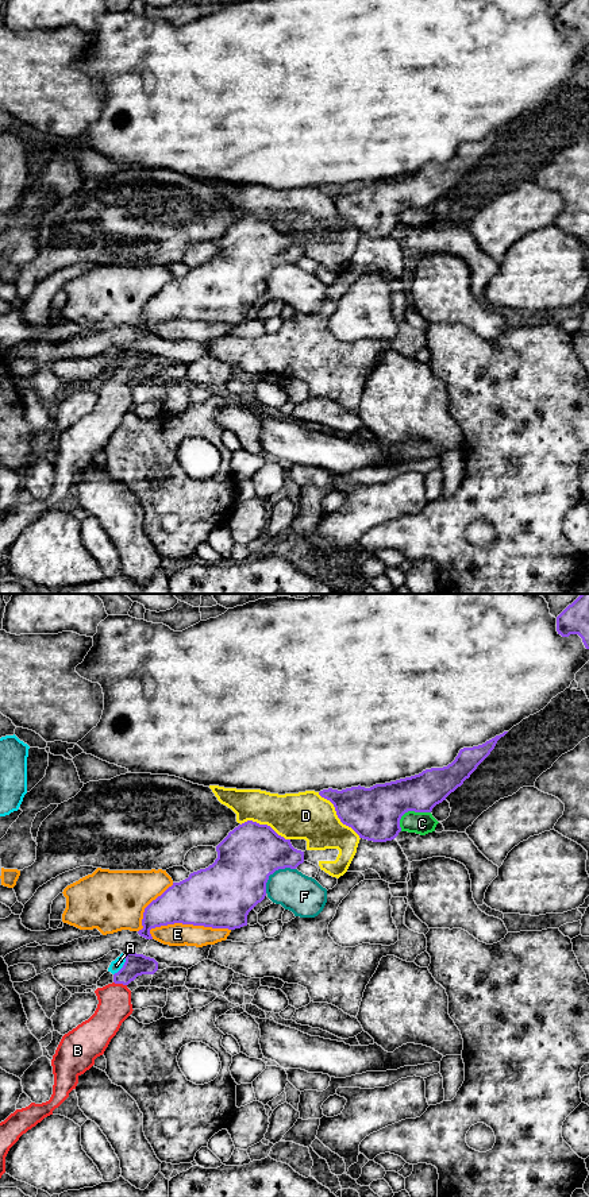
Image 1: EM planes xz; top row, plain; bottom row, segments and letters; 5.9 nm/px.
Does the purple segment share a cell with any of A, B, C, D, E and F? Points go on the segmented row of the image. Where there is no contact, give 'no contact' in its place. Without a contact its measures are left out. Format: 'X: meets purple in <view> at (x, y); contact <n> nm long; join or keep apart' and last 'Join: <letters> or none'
A: meets purple in xz at (123, 965); contact 150 nm long; keep apart
B: meets purple in xz at (120, 983); contact 80 nm long; join
C: meets purple in xz at (408, 810); contact 220 nm long; keep apart
D: meets purple in xz at (337, 814); contact 380 nm long; keep apart
E: meets purple in xz at (188, 923); contact 480 nm long; keep apart
F: meets purple in xz at (273, 872); contact 240 nm long; keep apart
Join: B

